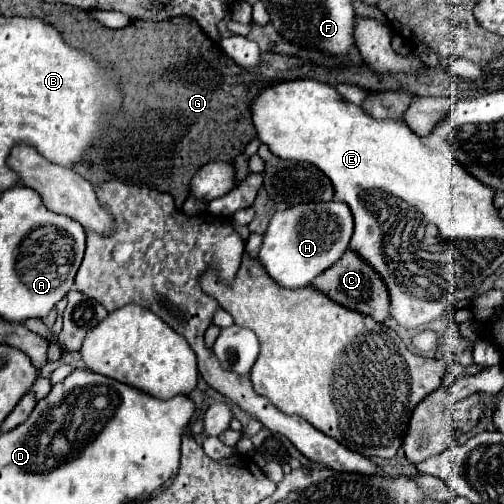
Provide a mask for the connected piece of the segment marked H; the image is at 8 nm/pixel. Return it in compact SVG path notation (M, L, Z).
M338 201L292 205L290 209L278 211L270 219L262 239L258 261L272 281L286 289L300 289L342 257L342 253L348 249L350 237L352 213L348 205Z

